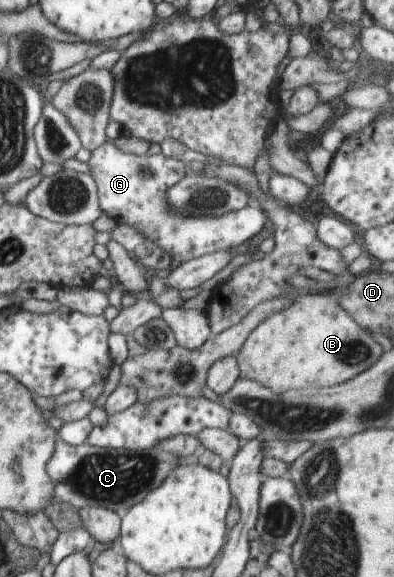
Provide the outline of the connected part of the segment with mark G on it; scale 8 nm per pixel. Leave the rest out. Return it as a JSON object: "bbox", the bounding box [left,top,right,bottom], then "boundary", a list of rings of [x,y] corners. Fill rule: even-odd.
{"bbox":[89,140,265,267],"boundary":[[[105,140],[92,150],[89,175],[98,190],[98,201],[102,212],[119,225],[129,225],[153,241],[162,251],[172,258],[172,267],[179,266],[191,259],[211,254],[219,250],[235,249],[238,245],[246,248],[265,233],[265,216],[260,208],[247,205],[222,215],[186,215],[172,209],[167,191],[183,180],[190,172],[181,159],[165,156],[163,153],[135,155],[120,149],[120,143]],[[141,169],[153,172],[151,178],[144,179]]]}

